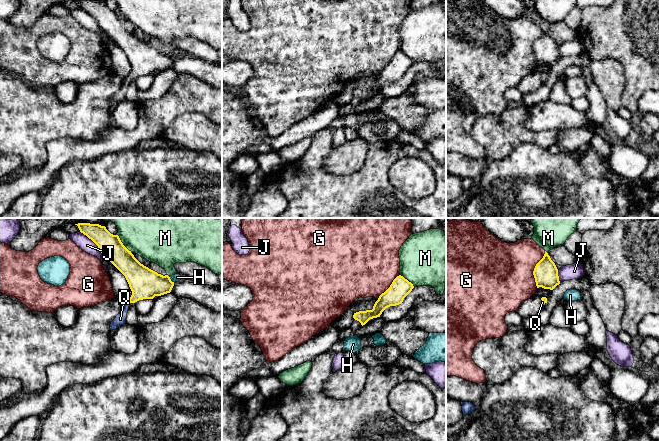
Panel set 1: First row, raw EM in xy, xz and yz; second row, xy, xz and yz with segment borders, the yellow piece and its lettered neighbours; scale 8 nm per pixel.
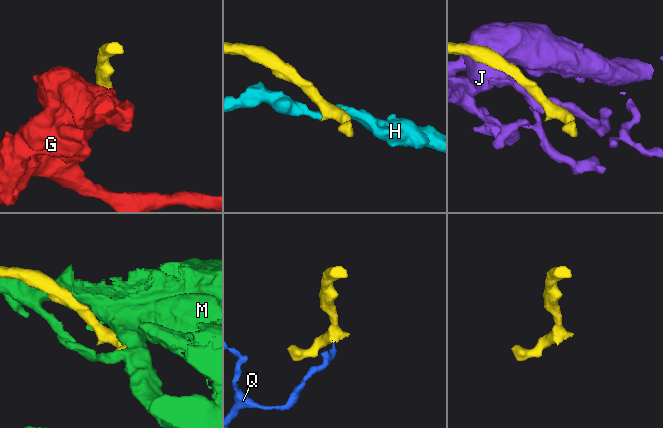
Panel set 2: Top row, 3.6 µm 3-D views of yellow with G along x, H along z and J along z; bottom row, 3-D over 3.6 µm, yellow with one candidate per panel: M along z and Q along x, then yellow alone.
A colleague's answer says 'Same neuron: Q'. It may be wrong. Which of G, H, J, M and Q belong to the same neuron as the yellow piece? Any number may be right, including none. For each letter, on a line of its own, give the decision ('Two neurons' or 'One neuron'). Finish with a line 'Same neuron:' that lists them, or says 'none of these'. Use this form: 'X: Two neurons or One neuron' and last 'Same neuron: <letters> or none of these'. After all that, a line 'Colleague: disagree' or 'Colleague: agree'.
G: Two neurons
H: Two neurons
J: Two neurons
M: Two neurons
Q: One neuron
Same neuron: Q
Colleague: agree

